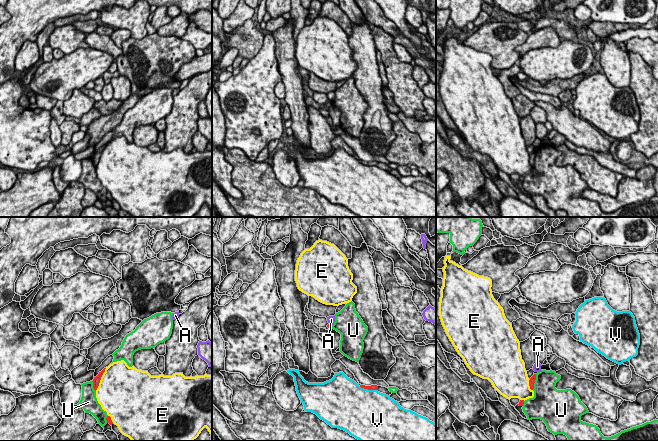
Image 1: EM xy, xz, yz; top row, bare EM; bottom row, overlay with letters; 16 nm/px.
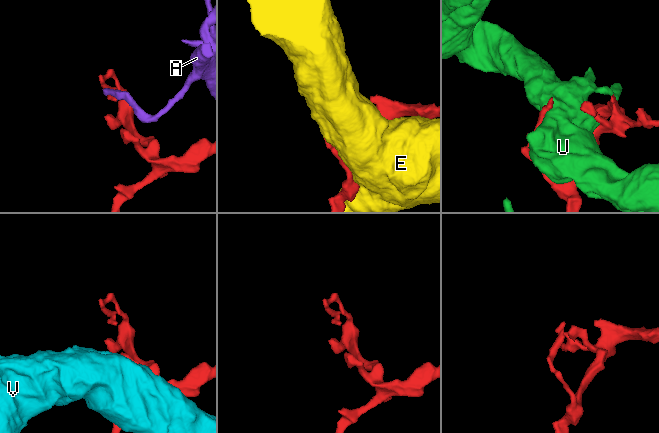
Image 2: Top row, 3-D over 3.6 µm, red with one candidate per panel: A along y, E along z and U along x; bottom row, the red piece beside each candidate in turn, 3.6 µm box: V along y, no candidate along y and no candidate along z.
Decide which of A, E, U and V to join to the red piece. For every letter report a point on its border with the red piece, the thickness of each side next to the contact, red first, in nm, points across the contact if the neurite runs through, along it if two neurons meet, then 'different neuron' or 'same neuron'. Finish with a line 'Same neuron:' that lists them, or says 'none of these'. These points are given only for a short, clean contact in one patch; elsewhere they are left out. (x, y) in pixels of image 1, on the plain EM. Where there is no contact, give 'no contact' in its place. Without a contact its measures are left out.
A: meets red in xz at (330, 100); 60 nm thick on the red side, 130 nm on the other; border along xz (329, 99), (331, 101); different neuron
E: meets red in xy at (100, 155); 120 nm thick on the red side, 500 nm on the other; different neuron
U: meets red in yz at (534, 158); 100 nm thick on the red side, 380 nm on the other; different neuron
V: meets red in xz at (368, 165); 100 nm thick on the red side, 500 nm on the other; different neuron
Same neuron: none of these

